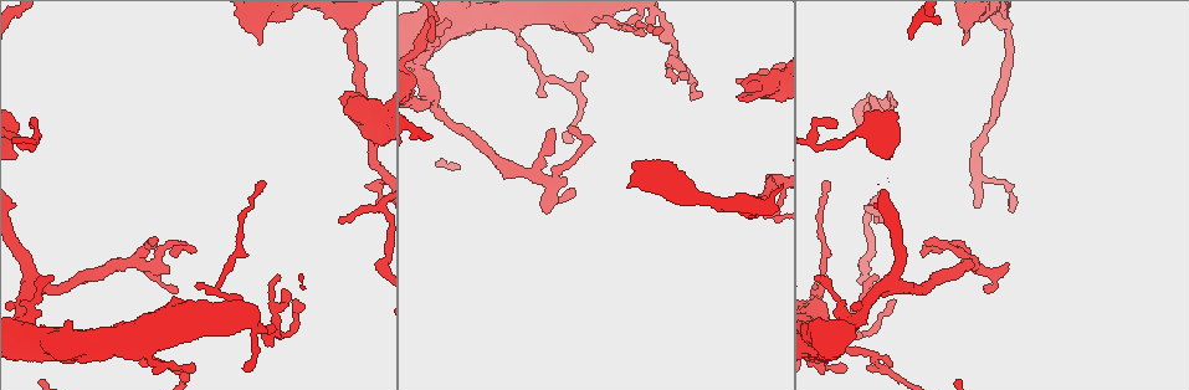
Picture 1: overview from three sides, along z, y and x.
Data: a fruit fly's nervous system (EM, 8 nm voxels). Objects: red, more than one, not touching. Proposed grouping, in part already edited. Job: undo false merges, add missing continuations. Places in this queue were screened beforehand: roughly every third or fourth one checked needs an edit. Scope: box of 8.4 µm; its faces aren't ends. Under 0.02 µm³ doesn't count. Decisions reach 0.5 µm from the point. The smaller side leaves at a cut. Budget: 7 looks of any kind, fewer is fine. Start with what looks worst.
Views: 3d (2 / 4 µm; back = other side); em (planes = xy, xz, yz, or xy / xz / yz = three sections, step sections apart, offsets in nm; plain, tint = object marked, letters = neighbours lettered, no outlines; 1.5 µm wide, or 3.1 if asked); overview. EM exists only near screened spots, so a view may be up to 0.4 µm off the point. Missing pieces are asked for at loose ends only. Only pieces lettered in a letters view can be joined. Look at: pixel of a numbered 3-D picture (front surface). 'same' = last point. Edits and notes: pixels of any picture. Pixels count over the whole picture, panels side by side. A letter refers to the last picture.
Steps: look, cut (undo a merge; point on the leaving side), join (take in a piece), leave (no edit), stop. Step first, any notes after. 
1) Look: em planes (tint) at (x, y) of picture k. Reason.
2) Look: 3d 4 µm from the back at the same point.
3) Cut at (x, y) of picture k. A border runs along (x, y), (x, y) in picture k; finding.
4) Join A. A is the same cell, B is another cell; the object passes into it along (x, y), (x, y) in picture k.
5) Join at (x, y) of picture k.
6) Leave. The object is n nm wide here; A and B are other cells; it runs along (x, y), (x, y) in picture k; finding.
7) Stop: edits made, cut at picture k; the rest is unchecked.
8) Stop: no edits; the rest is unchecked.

Look: em planes (letters) at (518, 28) of picture 1. Abrupt turn.

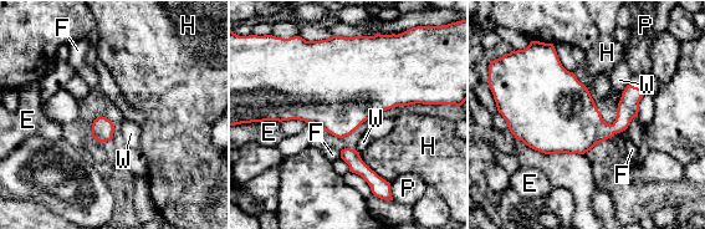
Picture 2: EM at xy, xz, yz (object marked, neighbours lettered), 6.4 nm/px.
Leave. The object is 140 nm wide here; E, F, H, P and W are other cells; a border runs along (627, 84), (618, 103) in picture 2; one neuron here.

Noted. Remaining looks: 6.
Look: em planes (letters) at (349, 96) of picture 1. Thick end.

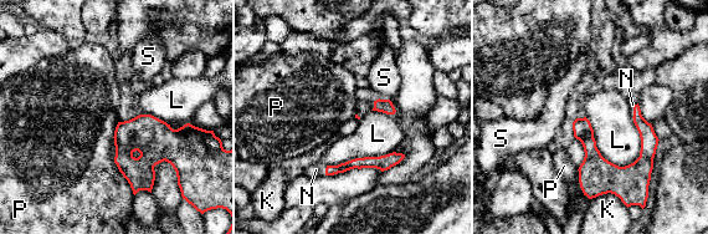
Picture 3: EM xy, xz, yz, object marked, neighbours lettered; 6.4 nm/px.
Join N. N is the same cell, K, L, P and S are other cells; the neuron continues.

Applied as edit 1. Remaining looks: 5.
Look: 3d 4 µm at (739, 82) of picture 1. Tapers out.

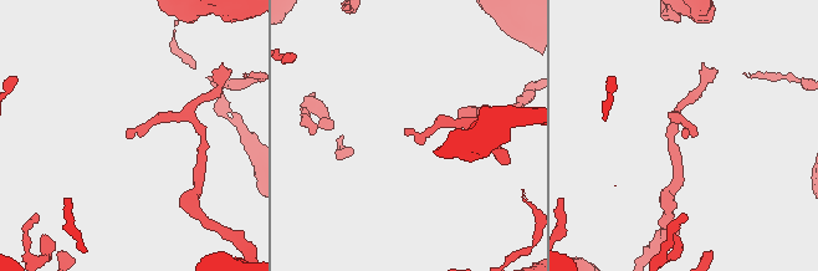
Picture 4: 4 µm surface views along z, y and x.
Look: em yz step 8 (letters) at (684, 137) of picture 4. Shape alone is not enough.

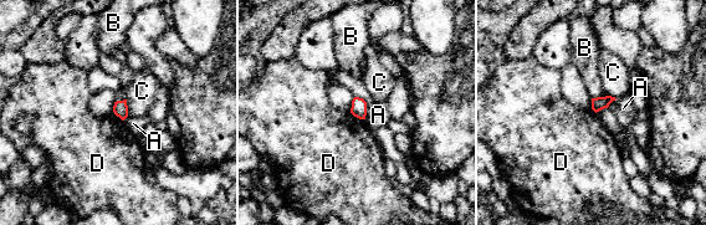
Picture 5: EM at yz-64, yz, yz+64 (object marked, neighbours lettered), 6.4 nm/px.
Look: em planes (letters) at the same point.

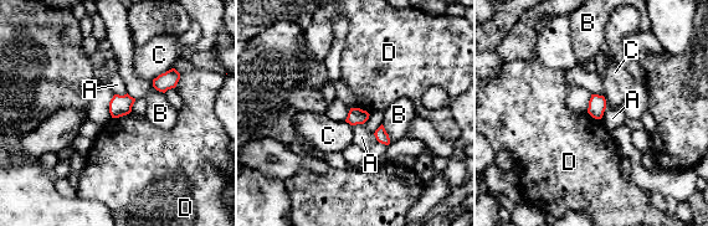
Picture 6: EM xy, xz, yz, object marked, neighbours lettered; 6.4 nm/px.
Leave. The object is 110 nm wide here; A, B, C and D are other cells; a border runs along (173, 67), (179, 73), (174, 87) in picture 6; no lettered piece goes on from it.

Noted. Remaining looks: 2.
Stop: edits made, join at picture 3; the rest is unchecked.

